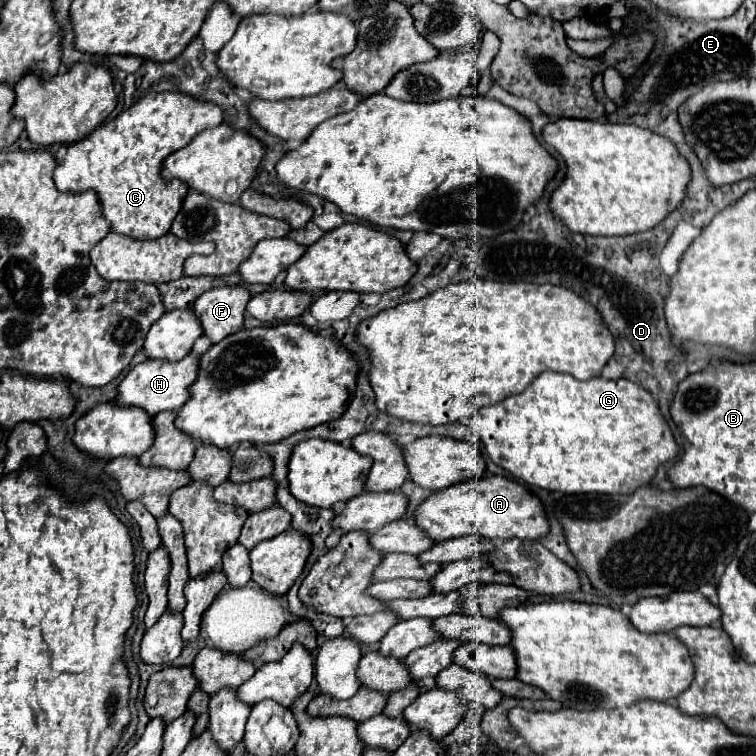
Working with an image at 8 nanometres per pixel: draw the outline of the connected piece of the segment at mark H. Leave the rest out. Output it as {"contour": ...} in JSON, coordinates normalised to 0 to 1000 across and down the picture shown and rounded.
{"contour":[[[254,466],[246,468],[246,474],[241,474],[235,479],[193,476],[188,481],[177,484],[167,495],[167,500],[159,505],[153,532],[161,537],[185,537],[201,550],[206,550],[209,545],[217,545],[217,542],[238,542],[246,534],[246,529],[251,526],[249,513],[257,508],[257,500],[262,500],[262,479],[265,479],[265,471],[254,468]]]}

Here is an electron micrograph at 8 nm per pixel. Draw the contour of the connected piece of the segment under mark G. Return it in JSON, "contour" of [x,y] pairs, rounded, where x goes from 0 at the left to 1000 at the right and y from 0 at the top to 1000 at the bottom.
{"contour":[[[717,492],[712,500],[706,500],[706,505],[690,521],[672,524],[669,529],[653,534],[653,537],[640,537],[630,548],[624,548],[622,553],[624,553],[624,561],[622,561],[624,569],[638,577],[643,601],[648,603],[648,608],[653,614],[664,616],[680,632],[690,635],[698,643],[714,643],[714,646],[738,648],[738,651],[746,651],[746,653],[775,653],[775,651],[783,651],[783,653],[836,653],[841,646],[860,640],[860,635],[865,632],[870,616],[878,614],[878,611],[884,611],[884,608],[889,608],[897,601],[897,593],[894,593],[894,582],[889,577],[889,569],[886,569],[884,558],[878,556],[878,550],[873,548],[873,540],[870,540],[865,524],[857,516],[852,516],[849,511],[844,511],[841,505],[833,505],[828,500],[820,500],[820,503],[786,500],[786,503],[767,505],[767,503],[759,503],[751,495]]]}

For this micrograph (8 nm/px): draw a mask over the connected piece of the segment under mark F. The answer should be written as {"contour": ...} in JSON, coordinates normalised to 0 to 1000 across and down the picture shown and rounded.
{"contour":[[[291,378],[270,386],[257,399],[257,410],[267,426],[270,444],[286,455],[315,439],[323,429],[328,397],[331,386],[320,378]]]}

